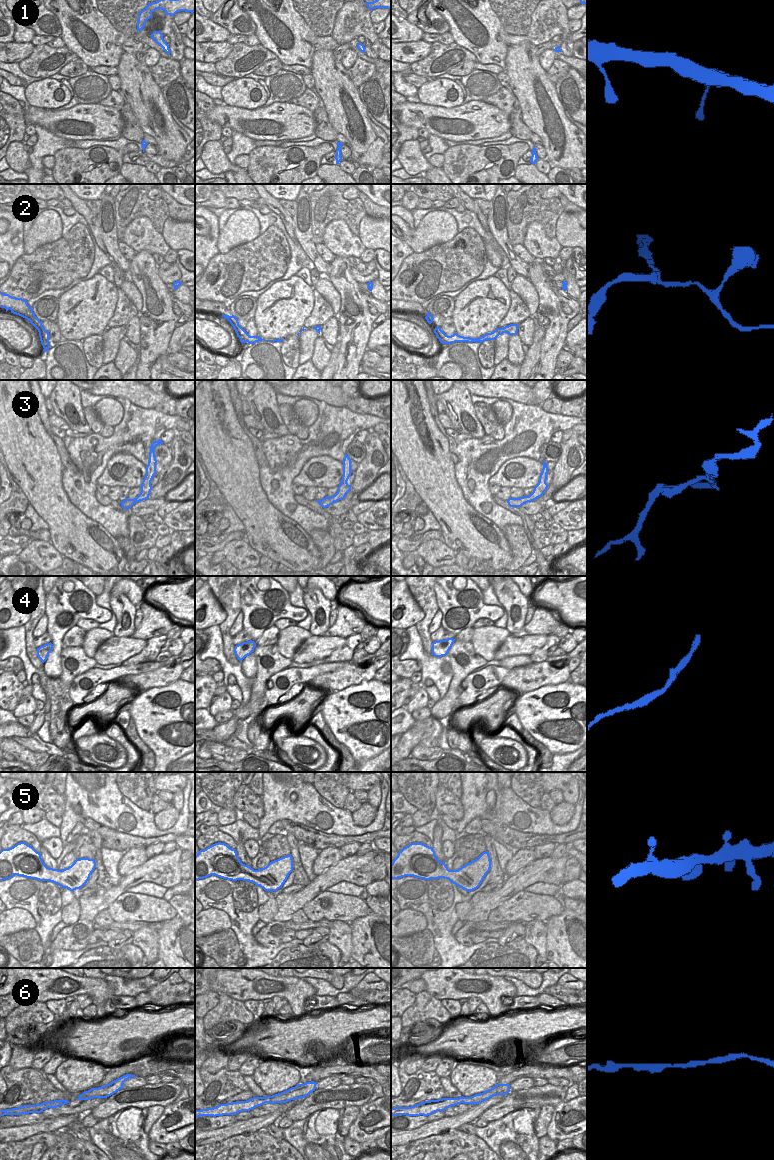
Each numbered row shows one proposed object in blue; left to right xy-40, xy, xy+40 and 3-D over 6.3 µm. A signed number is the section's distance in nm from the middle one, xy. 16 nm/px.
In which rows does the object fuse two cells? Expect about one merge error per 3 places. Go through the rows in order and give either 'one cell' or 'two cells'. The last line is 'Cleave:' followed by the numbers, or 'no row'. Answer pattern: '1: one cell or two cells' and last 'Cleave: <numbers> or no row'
1: one cell
2: two cells
3: two cells
4: one cell
5: one cell
6: one cell
Cleave: 2, 3

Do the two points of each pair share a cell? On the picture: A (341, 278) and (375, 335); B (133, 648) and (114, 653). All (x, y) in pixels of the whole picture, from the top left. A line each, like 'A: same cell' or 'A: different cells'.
A: different cells
B: same cell

